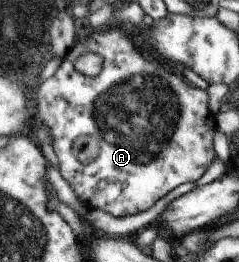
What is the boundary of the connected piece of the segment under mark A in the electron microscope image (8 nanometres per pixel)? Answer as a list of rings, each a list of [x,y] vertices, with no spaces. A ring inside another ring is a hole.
[[[113,26],[104,28],[104,31],[94,31],[85,39],[77,42],[68,53],[62,64],[57,68],[57,71],[52,77],[46,79],[40,84],[38,94],[38,113],[37,119],[42,125],[47,128],[53,140],[53,150],[58,157],[59,168],[64,178],[72,185],[76,194],[85,202],[90,208],[99,208],[112,214],[116,217],[126,217],[130,215],[140,214],[144,211],[150,210],[158,201],[168,196],[175,188],[182,186],[188,182],[197,182],[205,174],[206,170],[212,166],[212,162],[216,160],[216,150],[214,150],[214,136],[216,136],[216,118],[210,110],[210,96],[208,90],[196,88],[193,84],[184,80],[183,76],[178,76],[176,72],[166,70],[160,62],[156,60],[148,60],[132,42],[132,38],[122,30],[122,28],[114,28]],[[87,52],[97,52],[104,57],[103,69],[98,76],[89,77],[76,70],[76,60],[86,54]]]

